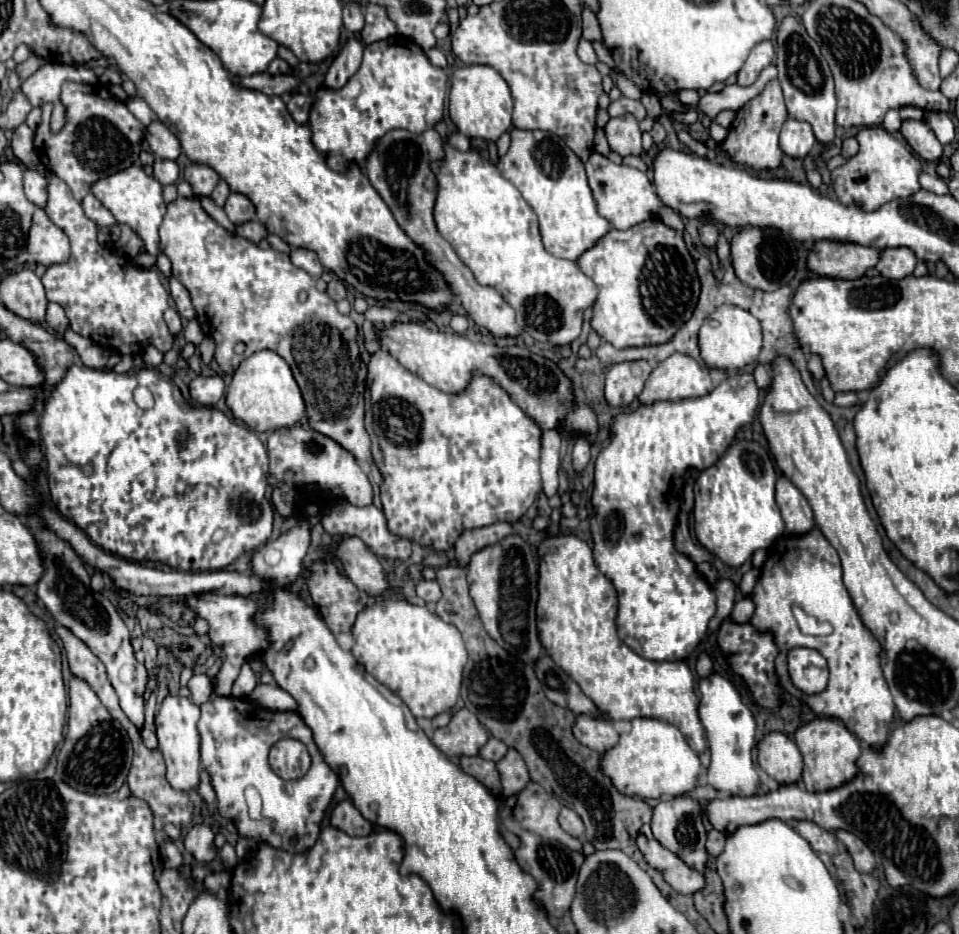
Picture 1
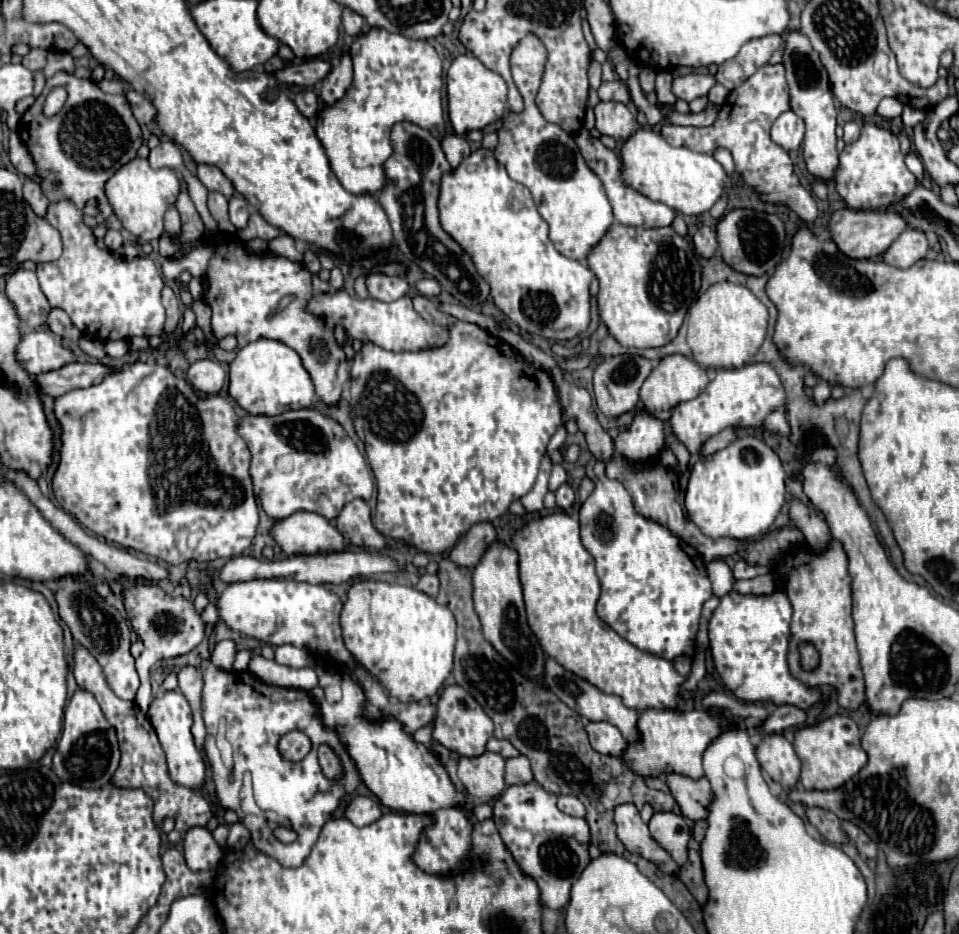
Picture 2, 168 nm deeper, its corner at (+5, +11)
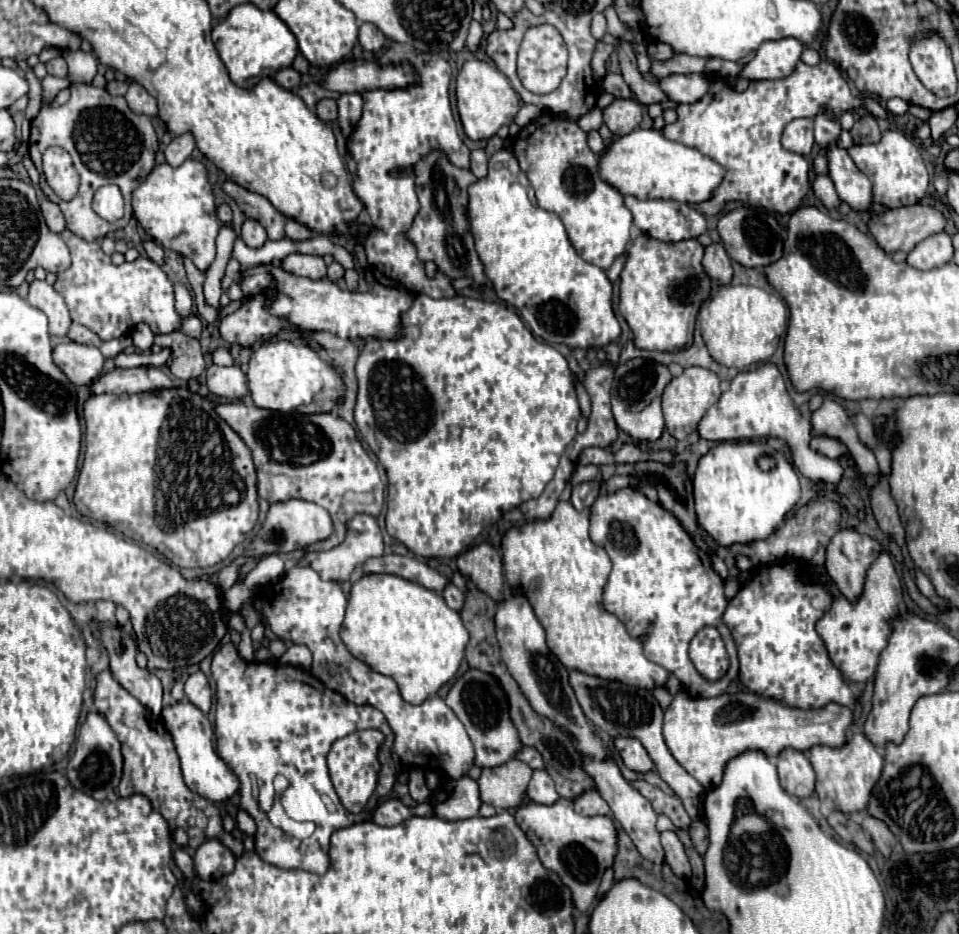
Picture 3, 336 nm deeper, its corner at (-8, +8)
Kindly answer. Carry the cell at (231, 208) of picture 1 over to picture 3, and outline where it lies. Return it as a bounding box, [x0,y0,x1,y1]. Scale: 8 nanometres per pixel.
[240,219,266,247]

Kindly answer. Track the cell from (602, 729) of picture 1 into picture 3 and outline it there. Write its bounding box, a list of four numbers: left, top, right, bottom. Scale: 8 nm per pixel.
[614,737,654,773]

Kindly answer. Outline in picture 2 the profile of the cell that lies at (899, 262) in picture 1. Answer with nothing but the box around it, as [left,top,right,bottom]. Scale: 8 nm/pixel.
[883,230,929,268]

